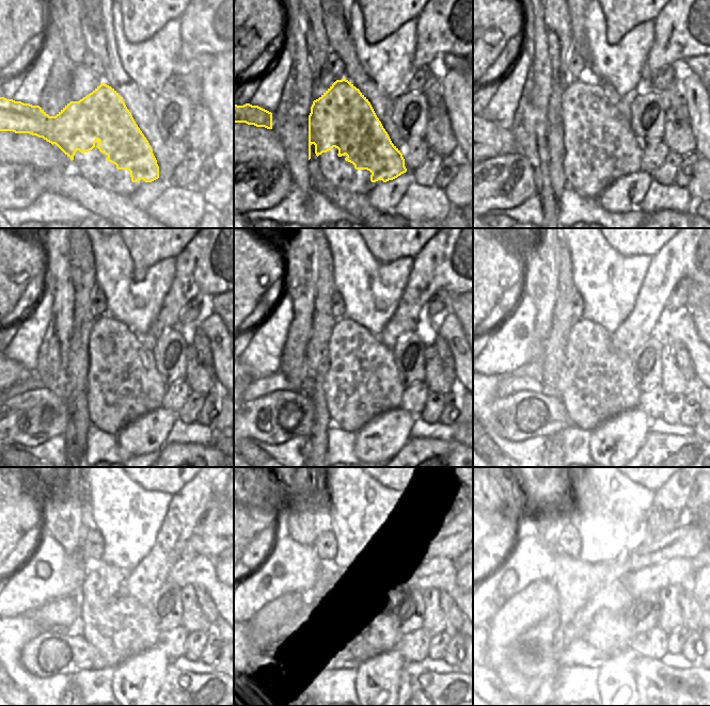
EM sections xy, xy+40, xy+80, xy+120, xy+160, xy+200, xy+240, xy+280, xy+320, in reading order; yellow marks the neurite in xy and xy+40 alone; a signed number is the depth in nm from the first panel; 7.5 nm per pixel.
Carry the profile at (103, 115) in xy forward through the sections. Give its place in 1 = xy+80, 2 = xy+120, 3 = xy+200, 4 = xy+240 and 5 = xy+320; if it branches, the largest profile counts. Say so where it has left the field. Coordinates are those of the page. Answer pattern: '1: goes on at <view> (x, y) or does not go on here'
1: goes on at xy+80 (592, 125)
2: goes on at xy+120 (121, 363)
3: goes on at xy+200 (605, 375)
4: goes on at xy+240 (127, 621)
5: goes on at xy+320 (612, 632)

